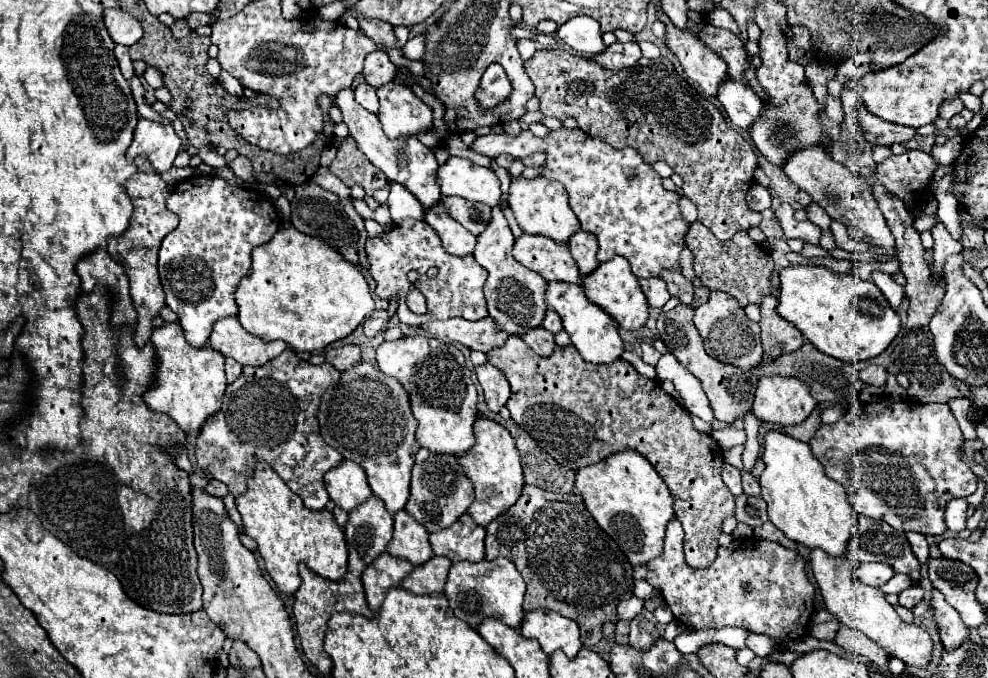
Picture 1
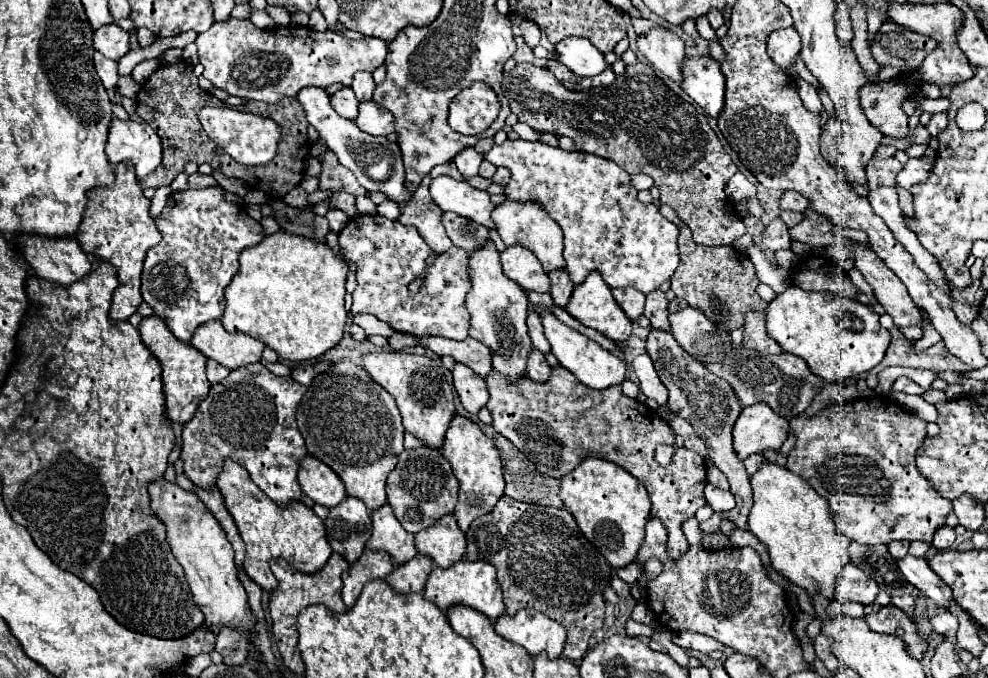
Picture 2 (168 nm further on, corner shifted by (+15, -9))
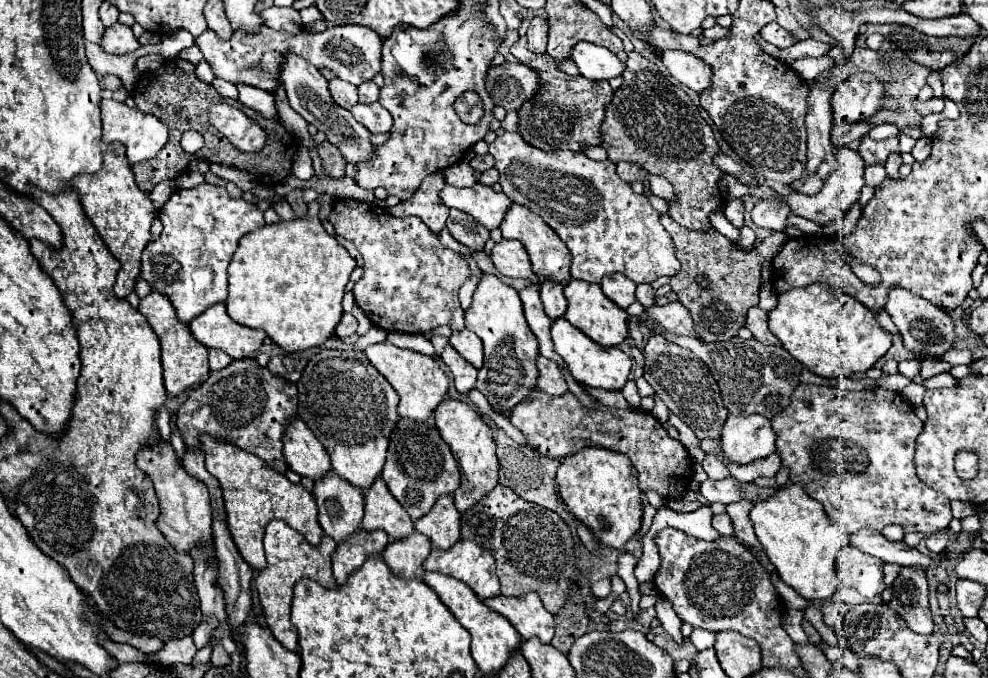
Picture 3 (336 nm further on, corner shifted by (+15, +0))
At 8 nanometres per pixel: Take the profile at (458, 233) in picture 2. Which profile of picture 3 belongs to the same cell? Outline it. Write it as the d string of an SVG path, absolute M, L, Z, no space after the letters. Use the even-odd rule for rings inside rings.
M451 209L449 219L447 219L447 229L449 233L463 245L467 245L473 251L481 251L485 241L489 239L489 229L477 223L471 215Z

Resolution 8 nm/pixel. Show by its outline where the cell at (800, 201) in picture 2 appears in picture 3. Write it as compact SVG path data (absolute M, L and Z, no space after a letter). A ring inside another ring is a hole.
M819 85L809 91L809 111L805 117L807 123L807 167L809 175L803 181L792 183L793 191L801 195L813 195L823 187L829 171L837 167L833 159L833 145L829 141L829 131L833 127L833 107L831 93Z

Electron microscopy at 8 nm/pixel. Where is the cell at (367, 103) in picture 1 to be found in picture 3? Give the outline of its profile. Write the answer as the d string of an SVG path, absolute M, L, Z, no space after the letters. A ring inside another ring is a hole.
M331 79L329 81L329 91L331 91L335 103L345 107L345 109L351 109L357 103L357 87L355 85L349 85L341 79Z

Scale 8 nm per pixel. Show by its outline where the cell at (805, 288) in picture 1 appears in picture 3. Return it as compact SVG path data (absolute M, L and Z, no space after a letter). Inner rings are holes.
M825 283L781 293L775 309L769 313L769 329L811 373L829 379L865 373L887 353L893 339L891 333L881 329L873 311Z

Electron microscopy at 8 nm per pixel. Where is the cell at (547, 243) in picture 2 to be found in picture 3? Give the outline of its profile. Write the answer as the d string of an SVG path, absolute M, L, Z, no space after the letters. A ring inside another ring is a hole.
M513 203L509 207L509 211L505 213L505 219L499 227L503 231L503 237L505 239L519 239L529 257L531 257L531 265L533 265L533 271L537 273L537 277L543 281L543 279L553 279L553 281L559 281L559 283L569 283L571 275L569 275L569 267L571 267L571 259L569 259L569 249L565 247L565 243L555 235L553 229L549 229L549 225L537 215L533 213L529 207L525 205L517 205Z

